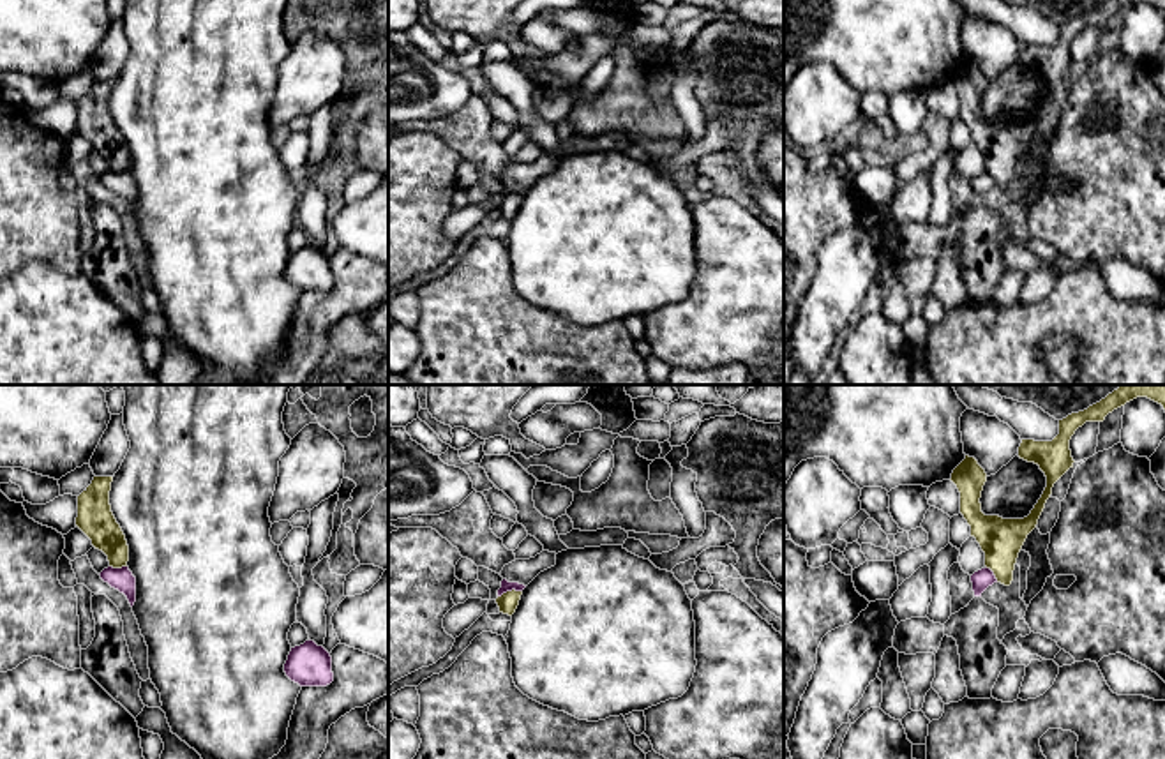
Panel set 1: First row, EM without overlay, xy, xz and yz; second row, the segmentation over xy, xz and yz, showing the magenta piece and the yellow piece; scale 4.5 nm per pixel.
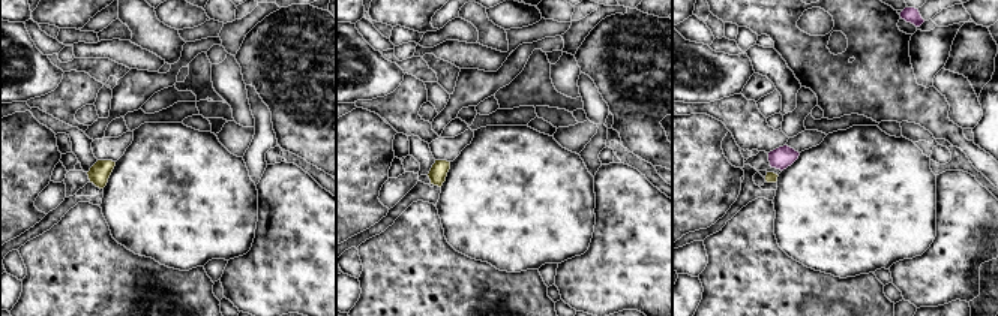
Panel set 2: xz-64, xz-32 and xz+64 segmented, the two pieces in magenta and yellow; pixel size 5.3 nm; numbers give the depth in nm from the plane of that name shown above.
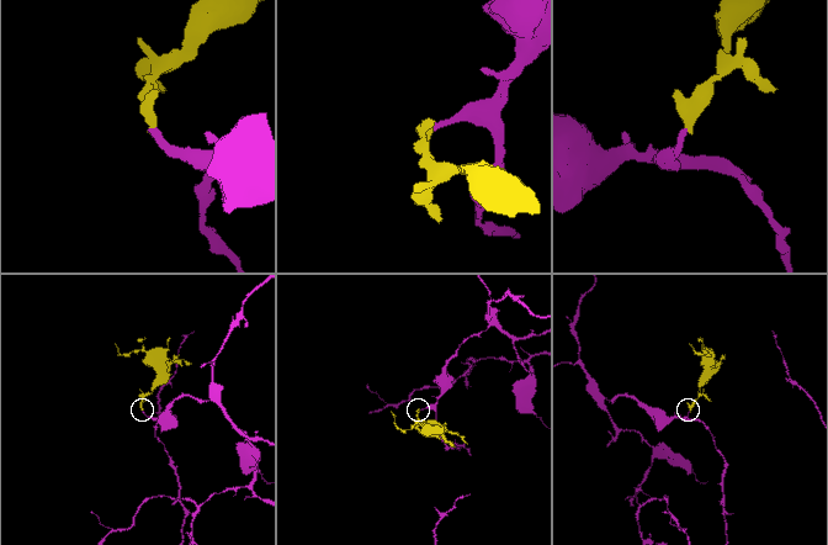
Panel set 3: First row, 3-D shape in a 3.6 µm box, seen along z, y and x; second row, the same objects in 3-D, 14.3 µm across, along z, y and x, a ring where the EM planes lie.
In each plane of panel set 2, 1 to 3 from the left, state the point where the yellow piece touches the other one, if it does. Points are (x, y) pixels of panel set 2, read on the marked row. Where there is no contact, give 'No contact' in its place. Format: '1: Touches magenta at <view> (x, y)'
1: No contact
2: No contact
3: No contact

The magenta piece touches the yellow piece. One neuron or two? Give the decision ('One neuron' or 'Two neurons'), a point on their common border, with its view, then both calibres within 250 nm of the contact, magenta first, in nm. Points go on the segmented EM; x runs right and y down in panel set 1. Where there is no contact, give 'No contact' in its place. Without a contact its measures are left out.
Two neurons. Touches magenta at xz (509, 590). Thickness 50 nm (magenta) against 90 nm

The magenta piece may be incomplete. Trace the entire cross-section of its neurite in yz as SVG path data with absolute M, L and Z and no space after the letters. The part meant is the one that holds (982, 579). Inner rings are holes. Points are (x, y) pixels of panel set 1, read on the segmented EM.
M981 568L971 575L974 597L981 597L981 593L997 582L994 572L990 568Z

